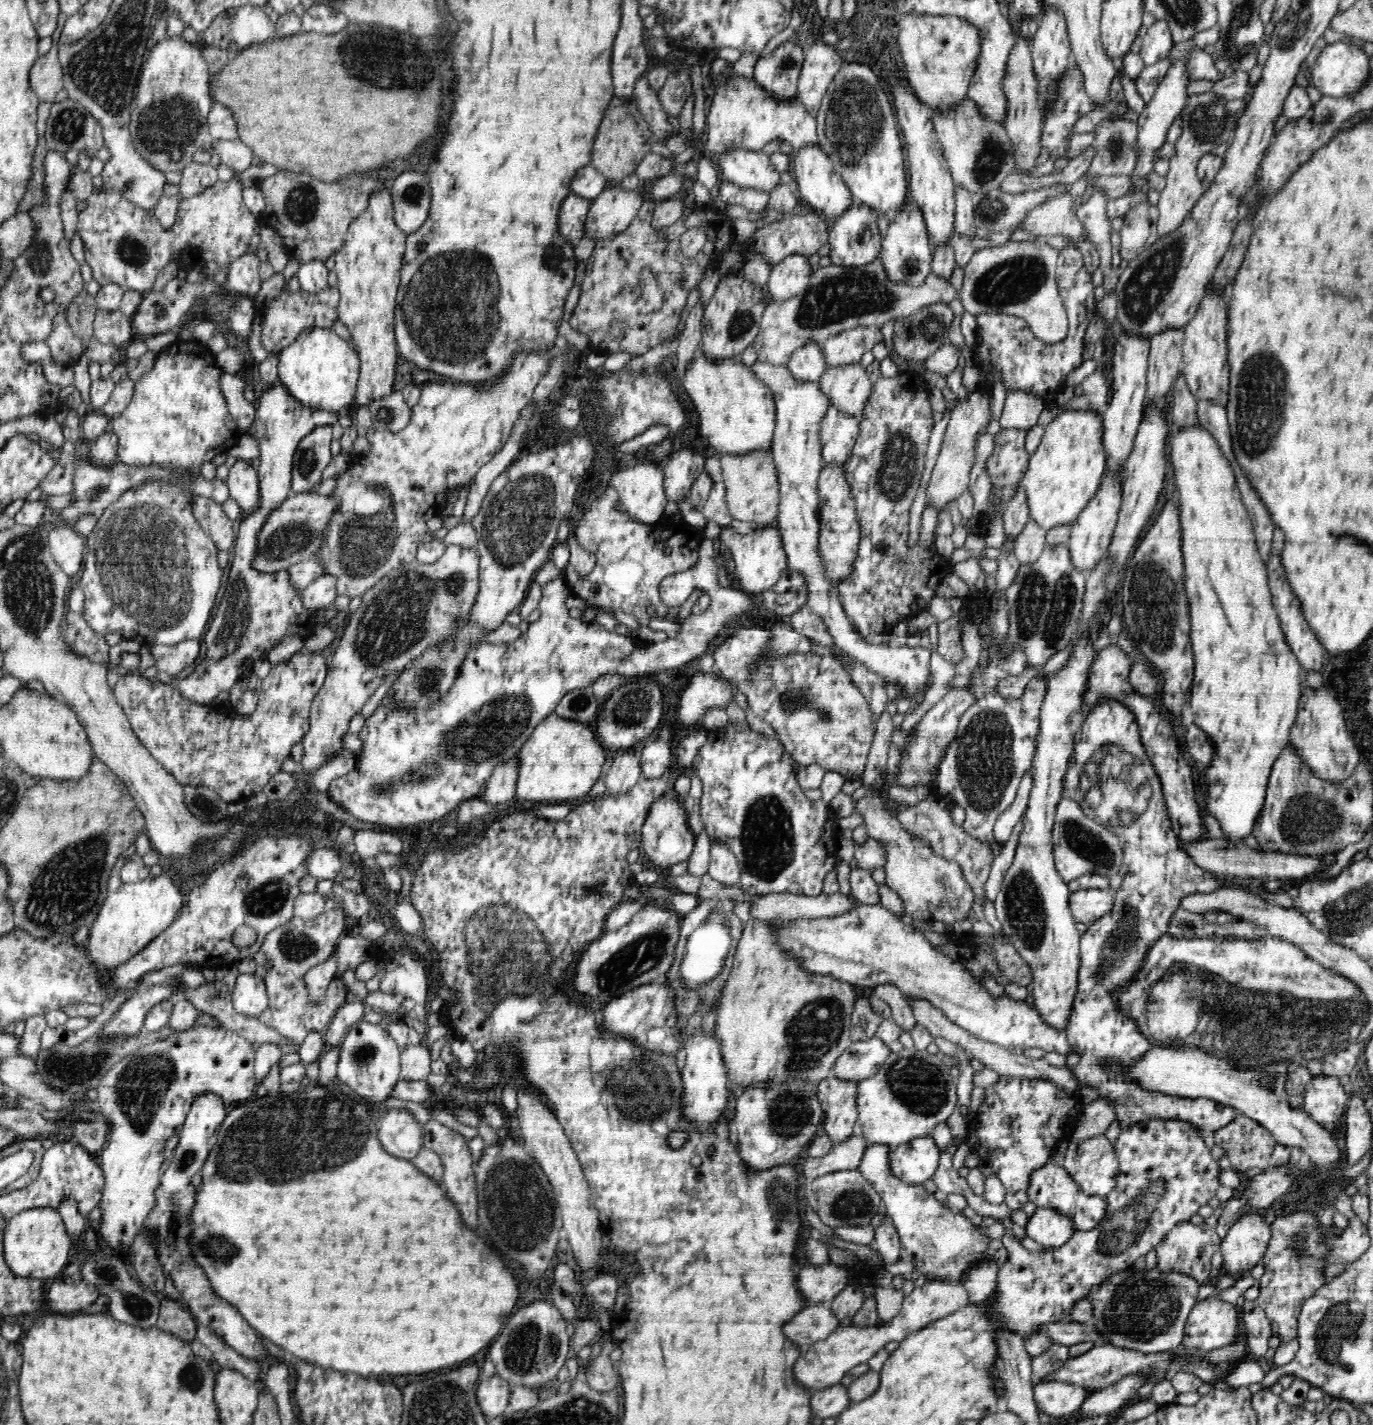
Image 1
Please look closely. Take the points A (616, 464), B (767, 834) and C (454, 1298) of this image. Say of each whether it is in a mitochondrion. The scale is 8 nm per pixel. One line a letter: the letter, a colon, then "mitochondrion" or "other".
A: other
B: mitochondrion
C: other

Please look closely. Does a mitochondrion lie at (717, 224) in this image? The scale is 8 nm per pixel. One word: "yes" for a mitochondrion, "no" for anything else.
no

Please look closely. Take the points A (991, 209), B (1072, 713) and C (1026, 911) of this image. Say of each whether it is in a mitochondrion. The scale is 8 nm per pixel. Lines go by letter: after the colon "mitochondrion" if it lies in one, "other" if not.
A: mitochondrion
B: other
C: mitochondrion

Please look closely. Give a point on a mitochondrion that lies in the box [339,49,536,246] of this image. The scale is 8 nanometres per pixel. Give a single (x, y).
(412, 195)

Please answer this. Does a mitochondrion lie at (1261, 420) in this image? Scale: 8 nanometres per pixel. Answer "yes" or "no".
yes

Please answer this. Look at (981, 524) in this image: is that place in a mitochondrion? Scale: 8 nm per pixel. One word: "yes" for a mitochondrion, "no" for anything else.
no

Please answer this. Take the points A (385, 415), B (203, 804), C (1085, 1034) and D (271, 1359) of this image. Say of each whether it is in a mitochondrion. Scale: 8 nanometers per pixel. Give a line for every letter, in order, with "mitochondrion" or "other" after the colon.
A: mitochondrion
B: mitochondrion
C: other
D: other

